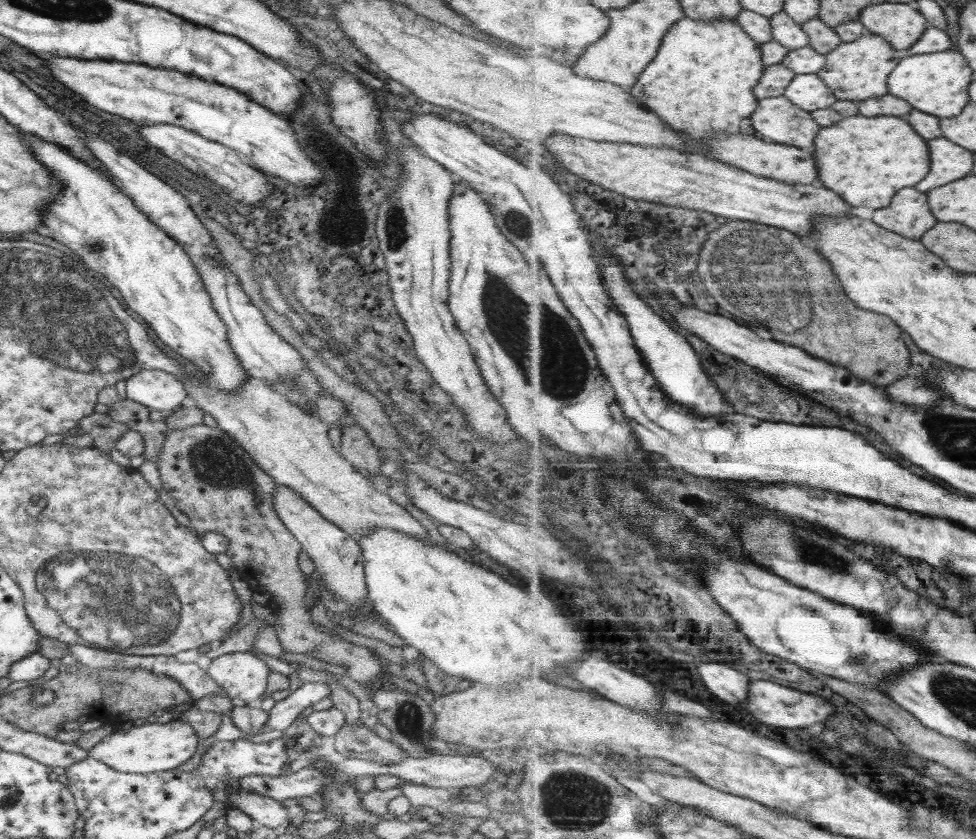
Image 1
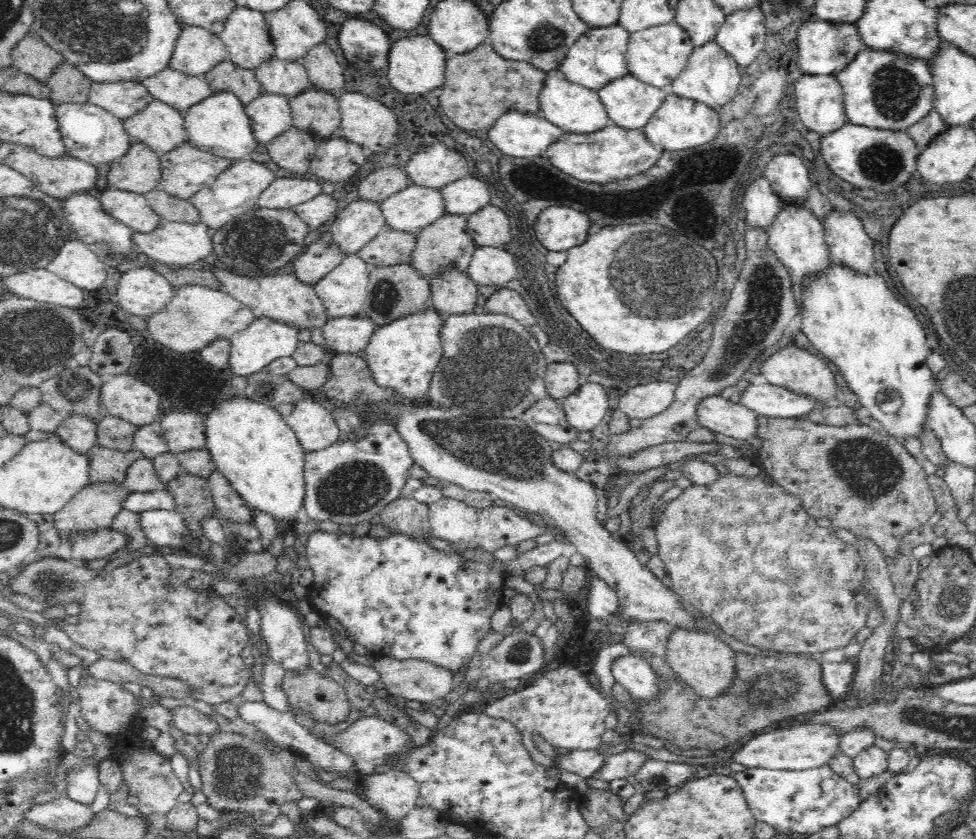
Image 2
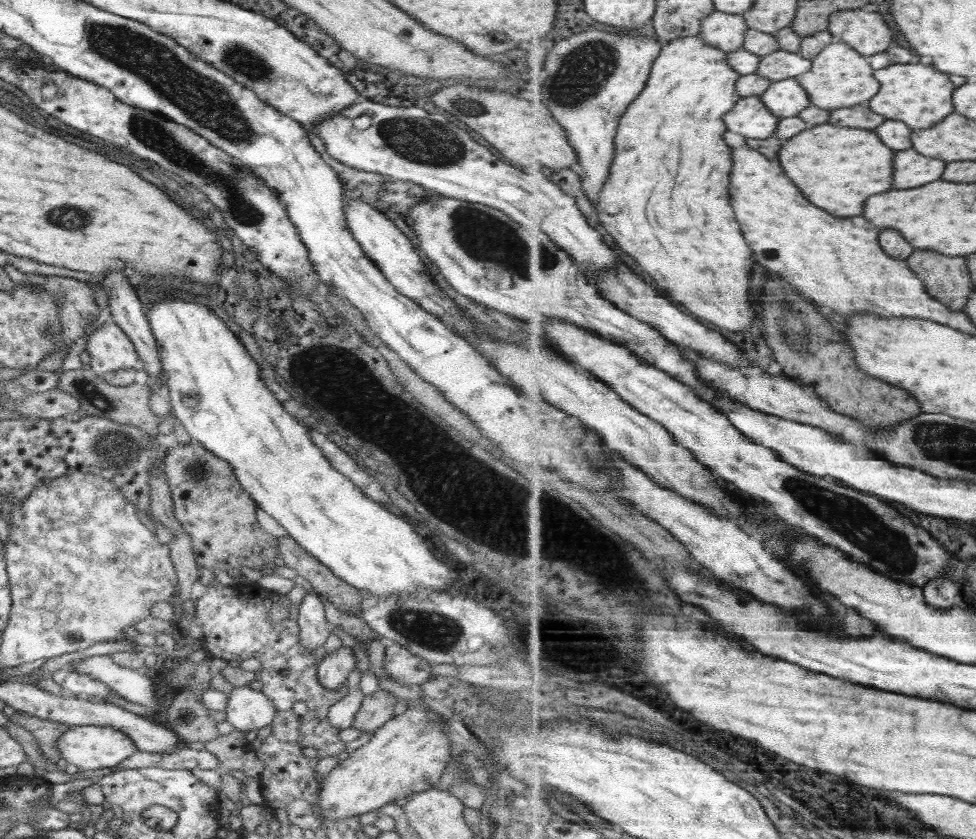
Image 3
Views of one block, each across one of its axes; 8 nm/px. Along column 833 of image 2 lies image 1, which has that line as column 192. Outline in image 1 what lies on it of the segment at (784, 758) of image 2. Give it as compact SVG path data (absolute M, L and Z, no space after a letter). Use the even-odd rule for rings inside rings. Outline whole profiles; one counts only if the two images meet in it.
M152 719L128 730L116 729L98 742L88 754L117 772L150 775L152 772L173 770L188 762L198 750L198 738L192 725L184 721L172 719L162 724Z

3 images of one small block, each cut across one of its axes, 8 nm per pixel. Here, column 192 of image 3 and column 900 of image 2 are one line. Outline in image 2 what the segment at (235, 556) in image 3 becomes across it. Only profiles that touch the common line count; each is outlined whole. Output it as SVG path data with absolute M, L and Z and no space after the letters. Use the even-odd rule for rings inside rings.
M759 416L759 428L758 433L754 434L755 438L761 438L761 449L759 450L758 463L764 468L764 472L768 473L768 476L773 479L773 482L779 484L788 494L794 494L795 498L799 498L801 505L807 510L807 513L818 519L824 516L831 519L831 526L836 530L838 528L845 528L854 534L856 538L869 538L871 542L878 545L881 548L885 559L894 560L898 556L898 550L900 550L900 544L904 540L906 534L910 534L914 528L926 524L934 512L936 512L936 500L932 494L932 489L926 481L927 475L922 469L922 465L918 464L914 456L912 456L906 447L902 439L896 438L890 434L886 434L881 431L879 427L866 426L862 424L848 424L848 426L829 426L824 424L814 424L803 419L778 419Z

